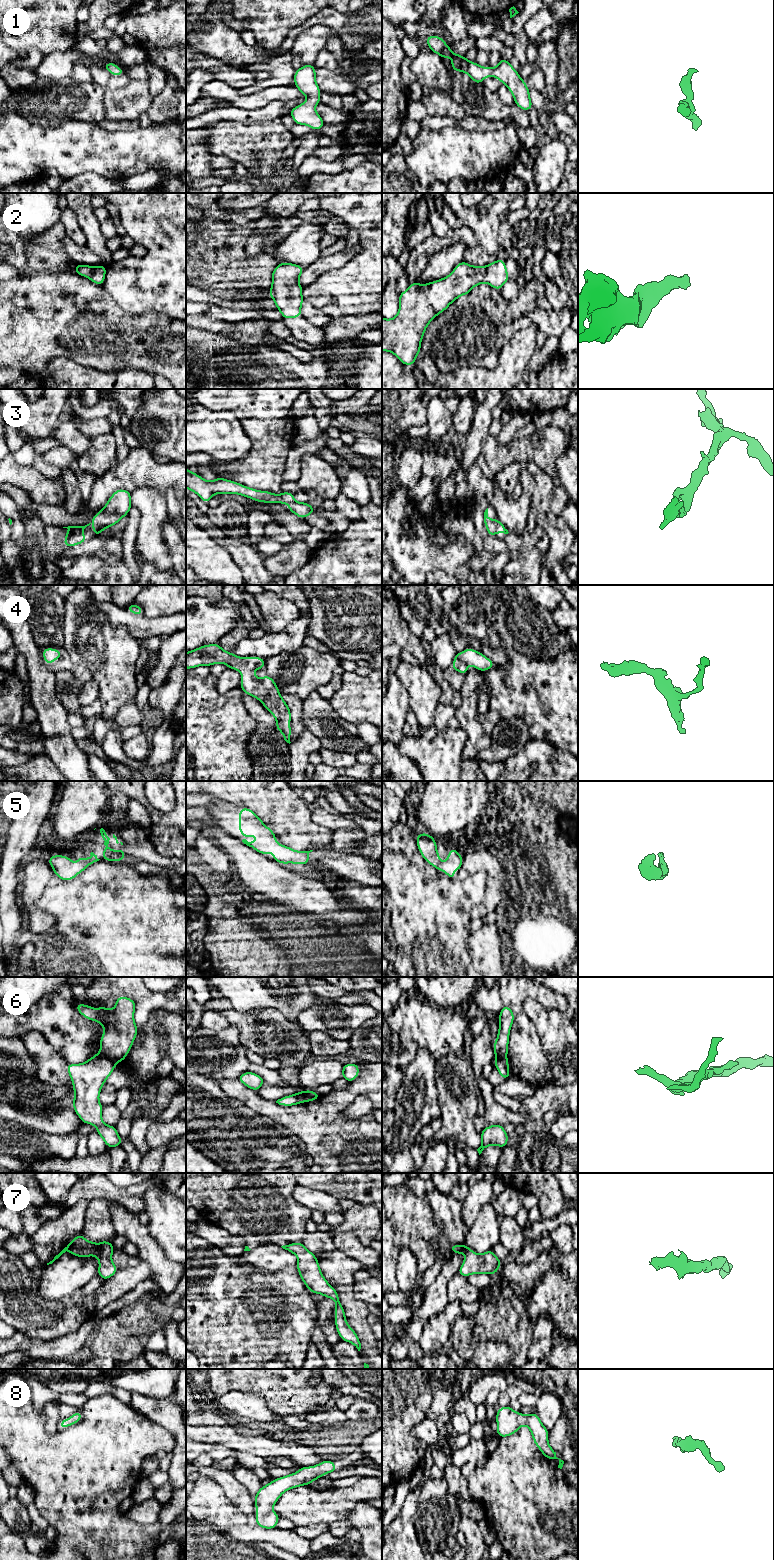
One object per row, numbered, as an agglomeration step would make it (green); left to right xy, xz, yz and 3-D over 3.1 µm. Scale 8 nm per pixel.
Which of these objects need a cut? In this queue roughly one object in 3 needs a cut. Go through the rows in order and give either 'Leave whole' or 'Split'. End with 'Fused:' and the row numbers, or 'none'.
1: Leave whole
2: Leave whole
3: Leave whole
4: Leave whole
5: Leave whole
6: Split
7: Leave whole
8: Leave whole
Fused: 6

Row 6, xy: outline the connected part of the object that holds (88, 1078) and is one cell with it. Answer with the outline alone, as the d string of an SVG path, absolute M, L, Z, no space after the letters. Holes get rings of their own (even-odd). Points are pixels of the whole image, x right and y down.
M97 1053L89 1060L81 1064L67 1064L66 1069L73 1083L75 1098L72 1100L74 1111L80 1117L82 1123L95 1125L96 1132L101 1136L107 1147L121 1146L122 1139L115 1126L106 1125L102 1121L103 1106L99 1102L99 1093L107 1078L115 1070L115 1063Z

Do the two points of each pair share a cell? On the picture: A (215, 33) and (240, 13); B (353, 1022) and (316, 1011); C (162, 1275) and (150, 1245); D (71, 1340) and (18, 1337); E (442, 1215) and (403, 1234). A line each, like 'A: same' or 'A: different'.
A: different
B: same
C: same
D: same
E: different

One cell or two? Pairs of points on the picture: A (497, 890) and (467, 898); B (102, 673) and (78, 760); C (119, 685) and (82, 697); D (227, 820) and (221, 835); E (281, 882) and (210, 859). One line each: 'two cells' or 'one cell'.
A: two cells
B: two cells
C: two cells
D: two cells
E: two cells

